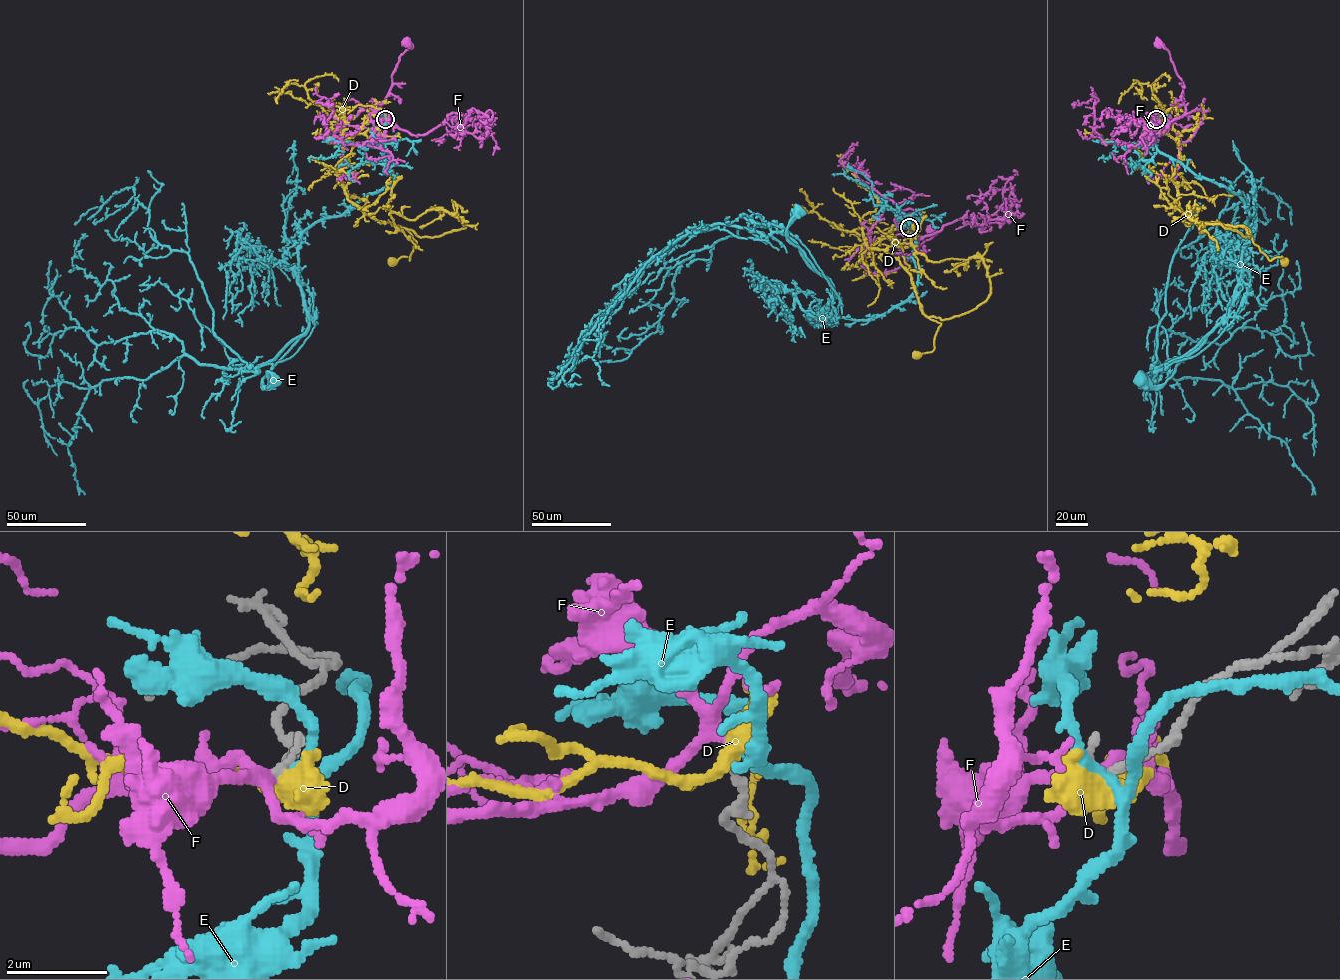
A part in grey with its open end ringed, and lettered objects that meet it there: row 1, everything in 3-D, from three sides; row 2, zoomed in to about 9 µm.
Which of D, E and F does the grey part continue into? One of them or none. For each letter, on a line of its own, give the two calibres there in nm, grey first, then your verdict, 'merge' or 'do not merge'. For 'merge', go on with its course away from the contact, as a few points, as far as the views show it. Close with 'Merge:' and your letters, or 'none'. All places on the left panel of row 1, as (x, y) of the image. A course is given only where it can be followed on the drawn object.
D: 180/360 nm | do not merge
E: 170/160 nm | do not merge
F: 170/190 nm | merge | via (385, 119), (373, 125), (384, 128), (393, 121), (379, 105), (391, 85), (399, 58), (409, 46), (407, 42)
Merge: F

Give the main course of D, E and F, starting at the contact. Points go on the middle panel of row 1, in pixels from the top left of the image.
D: (909, 226), (867, 250), (864, 243), (898, 259), (922, 312), (941, 324), (934, 349), (916, 355)
E: (910, 226), (900, 226), (915, 236), (914, 292), (866, 320), (825, 319), (832, 284), (787, 237), (796, 211)
F: (909, 227), (898, 229), (918, 241), (917, 249), (904, 256), (916, 253), (916, 248), (932, 237), (931, 227)

